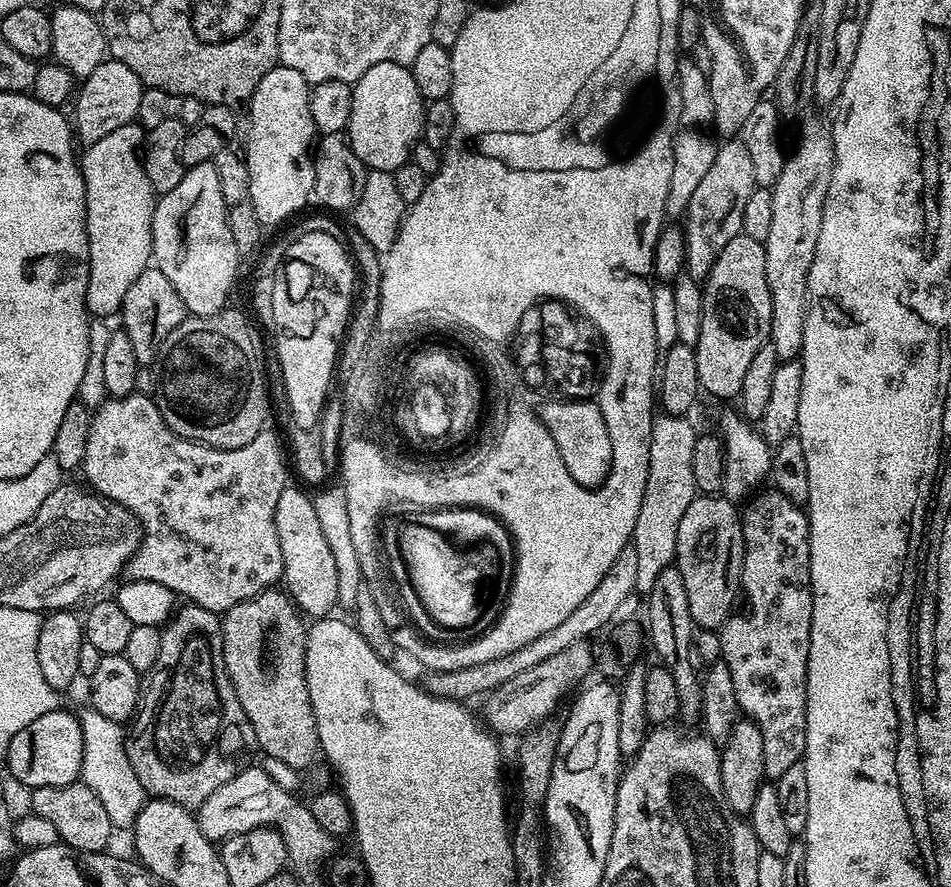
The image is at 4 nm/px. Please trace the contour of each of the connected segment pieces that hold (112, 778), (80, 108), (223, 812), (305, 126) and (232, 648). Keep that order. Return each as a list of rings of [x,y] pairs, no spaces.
[[[91,710],[81,711],[79,717],[84,739],[84,761],[80,771],[82,782],[98,794],[106,814],[110,814],[113,829],[131,829],[146,803],[146,793],[142,782],[138,782],[138,774],[134,774],[134,766],[130,766],[130,758],[126,758],[125,729],[117,721],[102,718],[102,714]]]
[[[106,58],[94,70],[94,74],[83,77],[74,96],[76,104],[76,120],[74,116],[74,132],[81,145],[87,146],[106,138],[118,126],[126,126],[136,120],[138,105],[145,87],[138,74],[130,70],[130,66],[122,66],[122,62]]]
[[[249,766],[243,768],[234,778],[230,778],[230,782],[218,786],[218,790],[214,790],[214,794],[210,794],[210,798],[206,798],[206,802],[200,804],[195,818],[202,834],[206,834],[206,838],[213,842],[223,842],[235,832],[249,832],[255,828],[271,826],[282,834],[282,838],[286,842],[289,861],[293,865],[295,863],[321,863],[320,865],[323,865],[337,851],[337,841],[330,834],[326,834],[326,830],[322,830],[322,826],[318,826],[314,814],[310,814],[307,803],[303,799],[295,800],[292,796],[295,795],[289,789],[278,786],[278,782],[274,782],[274,778],[270,778],[270,774],[266,774],[266,770],[262,766]]]
[[[271,68],[258,82],[248,111],[248,152],[250,194],[254,213],[264,226],[280,224],[300,212],[314,196],[314,141],[318,133],[310,118],[310,85],[298,70]]]
[[[273,586],[223,613],[222,627],[226,670],[254,726],[257,749],[291,768],[310,767],[321,751],[310,690],[306,690],[306,620],[300,609],[287,592]]]

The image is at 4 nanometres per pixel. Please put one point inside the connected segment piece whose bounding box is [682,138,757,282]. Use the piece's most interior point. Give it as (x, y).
(715, 210)

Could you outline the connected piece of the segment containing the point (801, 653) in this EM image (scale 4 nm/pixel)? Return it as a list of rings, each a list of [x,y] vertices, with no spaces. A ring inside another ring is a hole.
[[[760,490],[743,505],[740,517],[740,529],[744,535],[744,561],[740,564],[740,587],[742,600],[748,603],[745,612],[737,611],[729,616],[723,628],[719,629],[722,659],[730,666],[730,678],[734,678],[734,694],[738,698],[741,713],[756,723],[762,730],[762,758],[764,759],[764,775],[775,782],[782,778],[790,766],[801,763],[806,750],[806,714],[808,713],[808,655],[810,654],[810,622],[812,621],[812,583],[810,582],[810,538],[808,537],[808,513],[801,505],[786,498],[786,494],[775,490]]]

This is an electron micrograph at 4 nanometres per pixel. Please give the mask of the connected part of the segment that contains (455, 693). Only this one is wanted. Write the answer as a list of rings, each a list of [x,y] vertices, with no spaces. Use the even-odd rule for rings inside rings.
[[[629,546],[622,550],[622,554],[618,554],[618,558],[614,558],[614,566],[610,566],[610,570],[606,570],[606,578],[602,578],[602,582],[598,582],[598,586],[594,586],[593,592],[586,597],[586,602],[582,602],[582,606],[578,606],[578,610],[574,610],[574,614],[570,614],[562,622],[558,622],[558,626],[554,626],[554,630],[526,642],[526,646],[522,646],[510,654],[502,654],[502,658],[490,658],[490,662],[478,662],[478,666],[462,666],[458,670],[446,670],[445,672],[425,671],[423,673],[424,680],[422,679],[423,688],[430,694],[447,700],[472,702],[475,696],[483,697],[498,686],[510,682],[510,678],[516,678],[530,666],[536,666],[538,662],[544,662],[546,658],[558,654],[566,646],[585,641],[599,628],[607,629],[617,619],[616,611],[627,602],[628,595],[633,595],[636,592],[637,578],[638,550]]]

